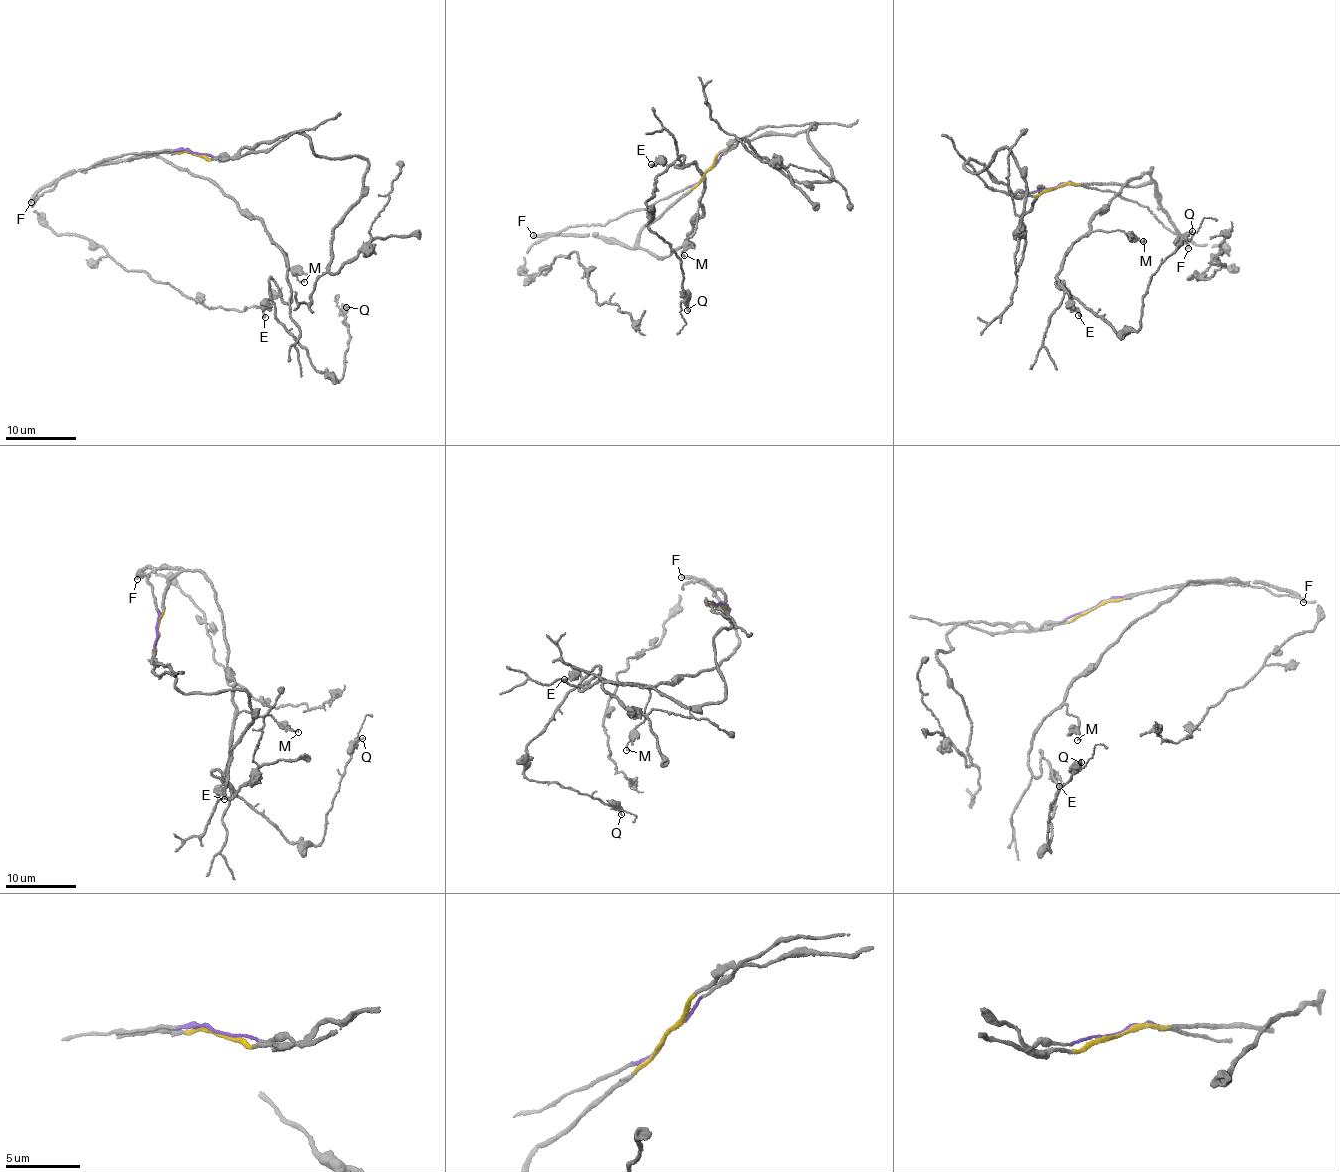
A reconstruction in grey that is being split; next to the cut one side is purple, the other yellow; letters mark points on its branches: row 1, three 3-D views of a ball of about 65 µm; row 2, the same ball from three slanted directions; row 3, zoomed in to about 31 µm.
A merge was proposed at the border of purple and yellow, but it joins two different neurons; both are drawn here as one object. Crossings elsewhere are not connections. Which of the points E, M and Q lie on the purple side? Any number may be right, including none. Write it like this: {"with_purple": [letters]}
{"with_purple": []}

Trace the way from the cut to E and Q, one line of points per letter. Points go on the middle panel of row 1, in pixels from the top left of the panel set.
E: (707, 173), (644, 224), (656, 256), (681, 248), (703, 182), (695, 163), (676, 168), (682, 156), (651, 164)
Q: (707, 173), (644, 224), (663, 258), (702, 213), (695, 163), (645, 202), (687, 311)

